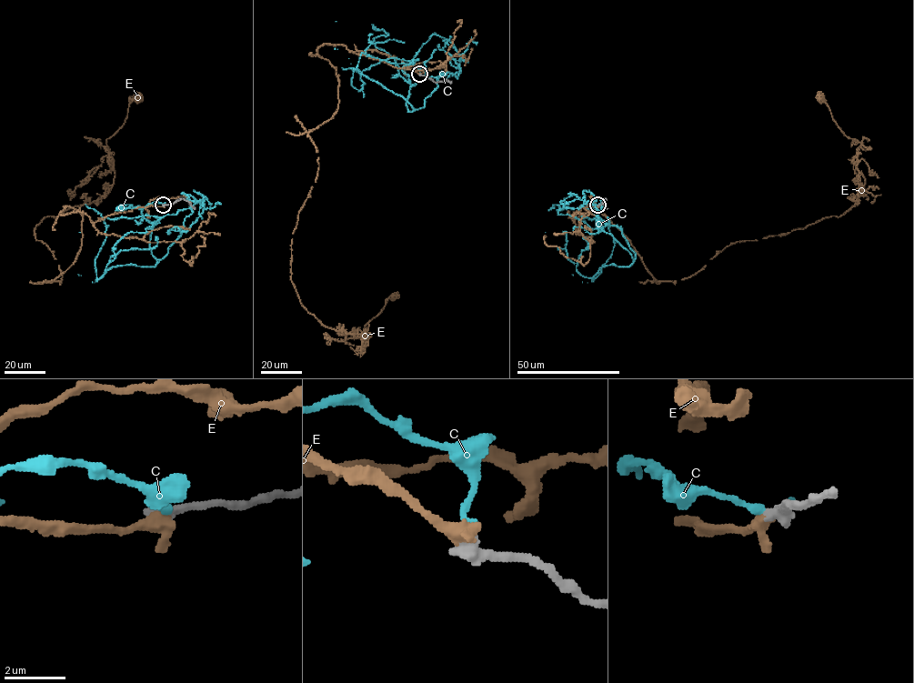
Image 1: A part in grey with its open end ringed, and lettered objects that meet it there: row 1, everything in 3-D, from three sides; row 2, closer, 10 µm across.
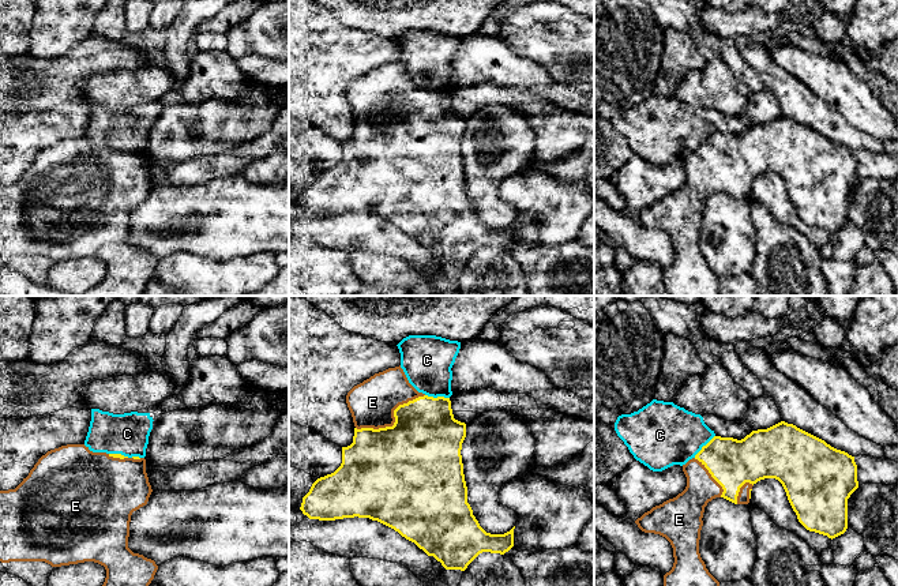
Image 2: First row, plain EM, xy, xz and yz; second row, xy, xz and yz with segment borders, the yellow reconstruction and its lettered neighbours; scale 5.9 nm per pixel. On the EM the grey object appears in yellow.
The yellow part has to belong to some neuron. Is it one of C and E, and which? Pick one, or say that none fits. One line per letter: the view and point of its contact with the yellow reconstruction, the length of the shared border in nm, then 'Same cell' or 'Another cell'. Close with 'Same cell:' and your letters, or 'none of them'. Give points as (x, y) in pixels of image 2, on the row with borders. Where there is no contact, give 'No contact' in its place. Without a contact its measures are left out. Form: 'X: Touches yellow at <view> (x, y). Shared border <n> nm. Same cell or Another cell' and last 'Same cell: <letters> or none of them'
C: Touches yellow at xz (438, 397). Shared border 150 nm. Another cell
E: Touches yellow at xz (395, 421). Shared border 460 nm. Same cell
Same cell: E

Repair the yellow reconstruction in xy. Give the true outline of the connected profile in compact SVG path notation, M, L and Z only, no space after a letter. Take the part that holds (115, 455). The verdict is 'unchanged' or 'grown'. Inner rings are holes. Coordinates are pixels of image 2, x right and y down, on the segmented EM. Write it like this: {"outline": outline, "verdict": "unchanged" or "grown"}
{"outline": "M84 444L50 450L15 489L0 491L0 561L45 561L52 567L94 561L106 570L102 586L149 586L158 566L134 553L128 537L132 512L147 504L151 492L144 458L93 452Z", "verdict": "grown"}

